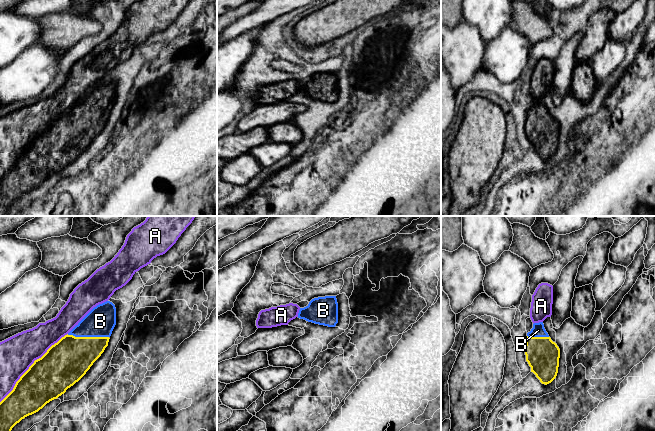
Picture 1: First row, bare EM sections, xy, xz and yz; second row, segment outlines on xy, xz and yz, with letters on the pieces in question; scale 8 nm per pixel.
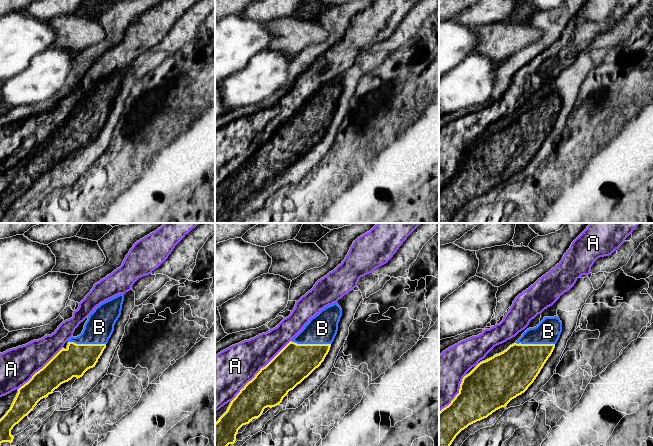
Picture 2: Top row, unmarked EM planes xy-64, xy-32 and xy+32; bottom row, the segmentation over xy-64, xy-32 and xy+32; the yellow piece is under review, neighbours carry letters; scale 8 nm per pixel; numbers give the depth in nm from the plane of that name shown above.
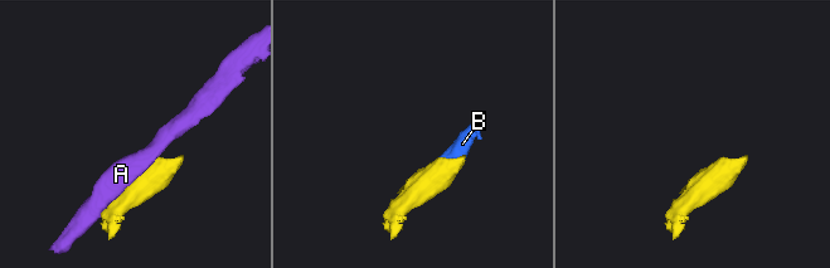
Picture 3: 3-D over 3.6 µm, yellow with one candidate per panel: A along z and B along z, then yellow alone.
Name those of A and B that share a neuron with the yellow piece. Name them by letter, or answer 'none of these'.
B

